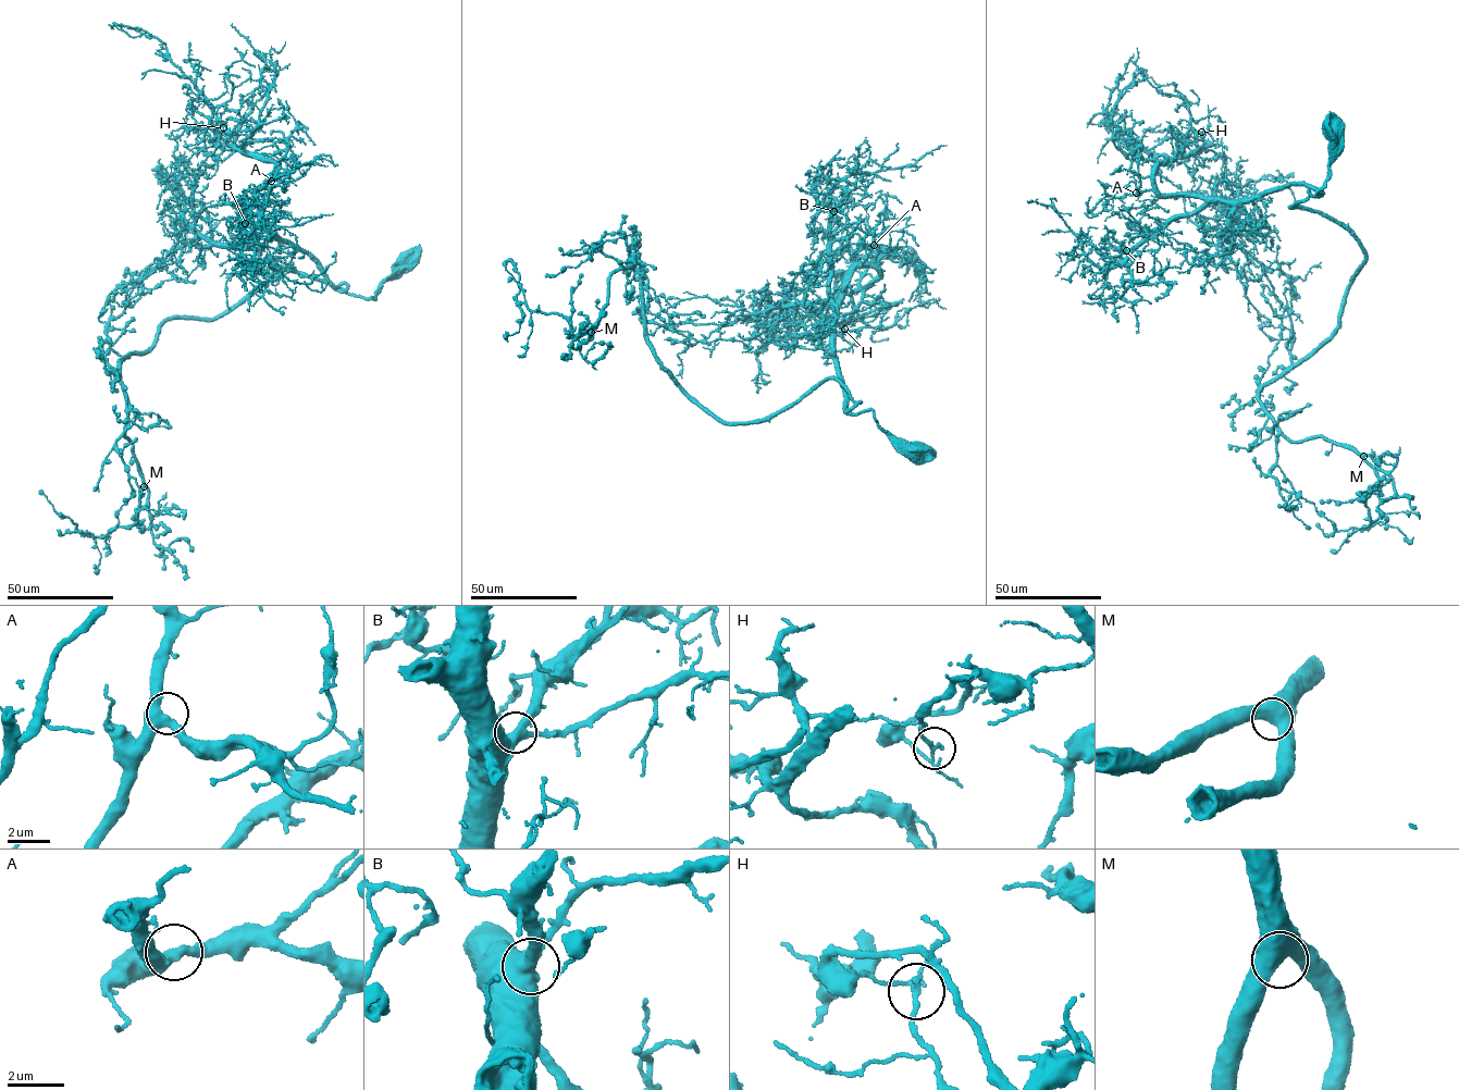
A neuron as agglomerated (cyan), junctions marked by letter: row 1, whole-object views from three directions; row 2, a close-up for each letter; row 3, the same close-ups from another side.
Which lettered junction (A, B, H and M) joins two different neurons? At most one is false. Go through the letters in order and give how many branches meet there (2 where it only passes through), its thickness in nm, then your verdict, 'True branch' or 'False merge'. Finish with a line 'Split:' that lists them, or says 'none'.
A: Branches: 3. Thickness 400 nm. True branch
B: Branches: 3. Thickness 440 nm. True branch
H: Branches: 3. Thickness 140 nm. False merge
M: Branches: 3. Thickness 480 nm. True branch
Split: H

